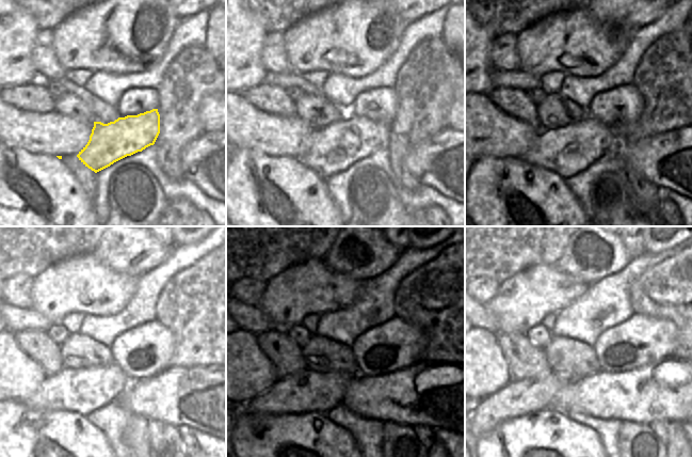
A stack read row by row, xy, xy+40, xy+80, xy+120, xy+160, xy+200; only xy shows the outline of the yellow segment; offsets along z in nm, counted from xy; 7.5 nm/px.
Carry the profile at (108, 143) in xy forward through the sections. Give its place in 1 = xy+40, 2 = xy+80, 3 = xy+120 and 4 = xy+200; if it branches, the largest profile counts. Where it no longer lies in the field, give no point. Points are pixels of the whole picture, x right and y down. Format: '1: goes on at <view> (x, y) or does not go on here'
1: goes on at xy+40 (333, 148)
2: goes on at xy+80 (567, 151)
3: goes on at xy+120 (83, 391)
4: goes on at xy+200 (518, 397)

